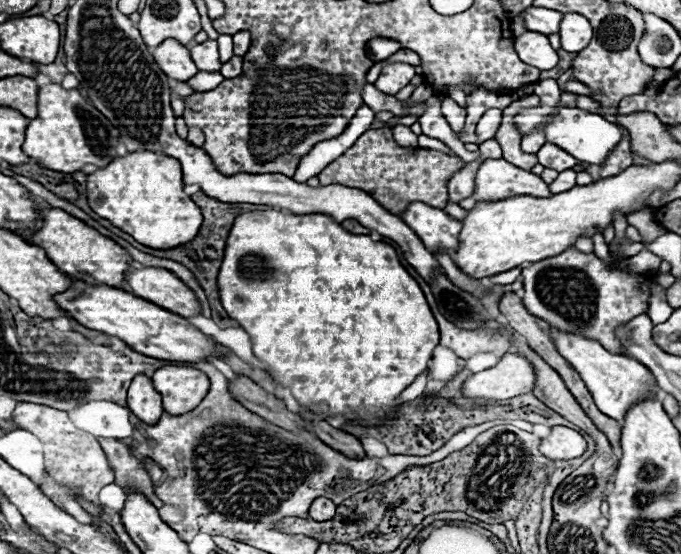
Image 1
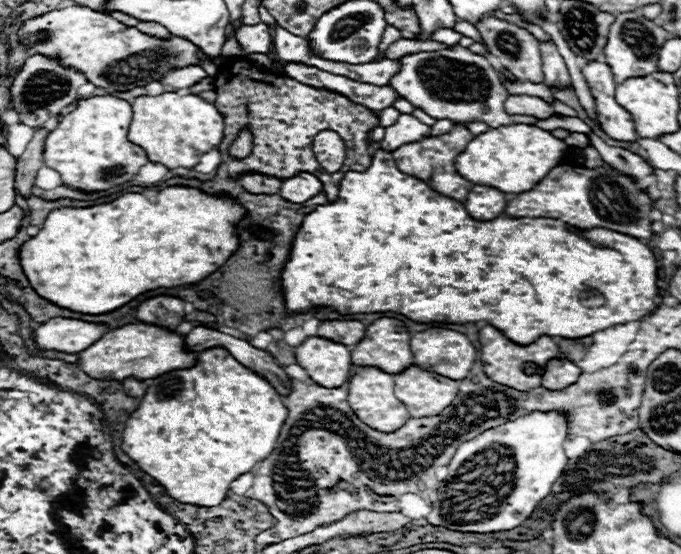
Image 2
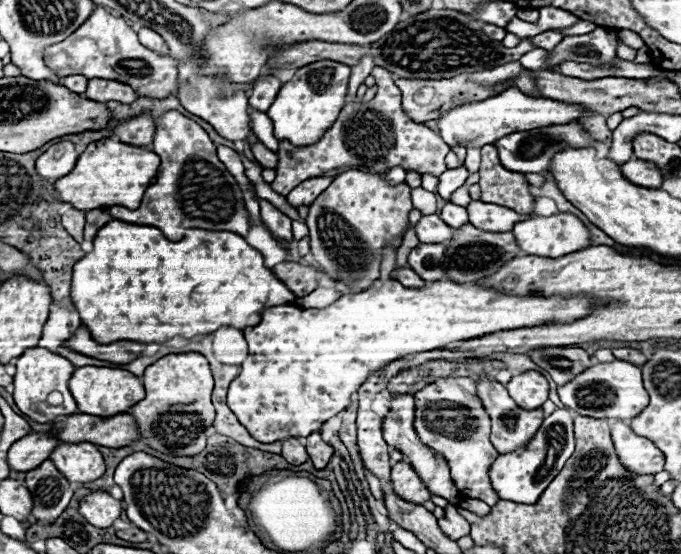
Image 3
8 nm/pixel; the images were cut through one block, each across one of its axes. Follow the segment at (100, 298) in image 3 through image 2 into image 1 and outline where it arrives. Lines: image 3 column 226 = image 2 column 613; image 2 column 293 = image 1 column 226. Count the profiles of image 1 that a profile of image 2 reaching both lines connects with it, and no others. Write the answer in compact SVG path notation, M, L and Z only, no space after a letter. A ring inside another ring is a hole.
M264 210L264 212L246 212L240 214L234 222L228 244L226 244L226 256L218 274L218 288L222 306L228 312L232 320L236 320L252 338L254 356L268 366L268 374L274 378L274 382L282 388L290 388L296 402L312 410L318 404L326 404L326 416L342 416L346 422L354 422L360 426L382 426L388 420L394 420L398 416L398 410L402 404L398 404L398 396L404 388L408 388L422 372L428 370L428 360L432 358L434 348L438 346L440 332L438 322L434 320L434 314L430 312L430 306L418 286L418 282L408 274L408 270L400 264L400 258L396 250L384 242L374 242L368 234L350 234L344 230L338 222L334 222L326 214L286 214L280 210ZM354 412L354 418L348 418L348 414Z

